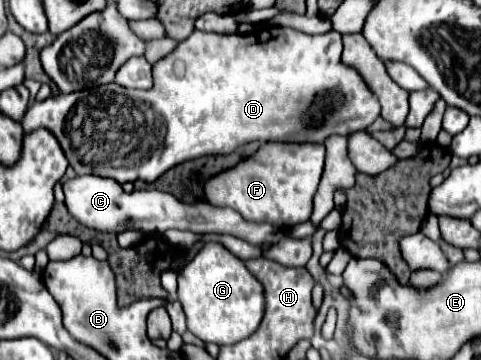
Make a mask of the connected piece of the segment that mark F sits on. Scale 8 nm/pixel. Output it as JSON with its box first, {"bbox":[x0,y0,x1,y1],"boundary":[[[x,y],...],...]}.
{"bbox":[203,142,323,230],"boundary":[[[267,142],[237,166],[211,176],[203,188],[205,198],[213,206],[229,206],[237,210],[249,222],[271,222],[281,230],[291,230],[295,224],[301,224],[311,216],[323,160],[323,144]]]}

